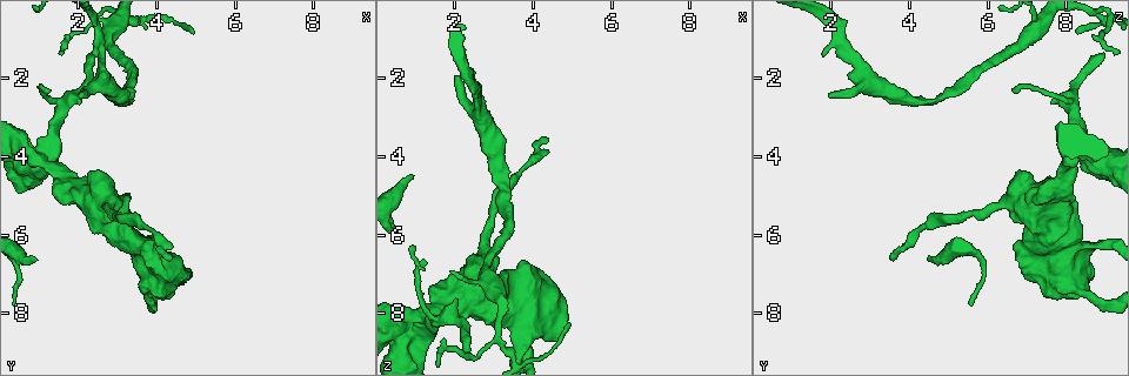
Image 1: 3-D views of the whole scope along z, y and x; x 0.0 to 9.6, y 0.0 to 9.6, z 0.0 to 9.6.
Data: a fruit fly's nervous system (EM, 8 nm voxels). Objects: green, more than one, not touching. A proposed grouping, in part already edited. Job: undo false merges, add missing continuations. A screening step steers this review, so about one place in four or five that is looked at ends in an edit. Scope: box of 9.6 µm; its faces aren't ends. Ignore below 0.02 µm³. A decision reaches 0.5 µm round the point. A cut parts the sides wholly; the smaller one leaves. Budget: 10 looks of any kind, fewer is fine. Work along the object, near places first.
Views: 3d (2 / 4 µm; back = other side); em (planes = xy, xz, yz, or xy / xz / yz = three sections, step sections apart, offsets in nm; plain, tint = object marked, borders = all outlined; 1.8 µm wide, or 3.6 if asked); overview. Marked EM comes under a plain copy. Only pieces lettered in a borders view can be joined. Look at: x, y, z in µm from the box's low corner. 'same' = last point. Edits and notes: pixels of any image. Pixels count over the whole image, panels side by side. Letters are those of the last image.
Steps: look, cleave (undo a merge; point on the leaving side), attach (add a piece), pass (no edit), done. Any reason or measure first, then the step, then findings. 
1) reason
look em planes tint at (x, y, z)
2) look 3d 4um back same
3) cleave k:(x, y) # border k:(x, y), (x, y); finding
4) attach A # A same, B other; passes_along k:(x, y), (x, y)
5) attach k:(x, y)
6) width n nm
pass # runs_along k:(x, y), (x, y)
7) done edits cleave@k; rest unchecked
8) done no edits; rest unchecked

an open end
look em planes borders at (0.90, 6.70, 4.45)

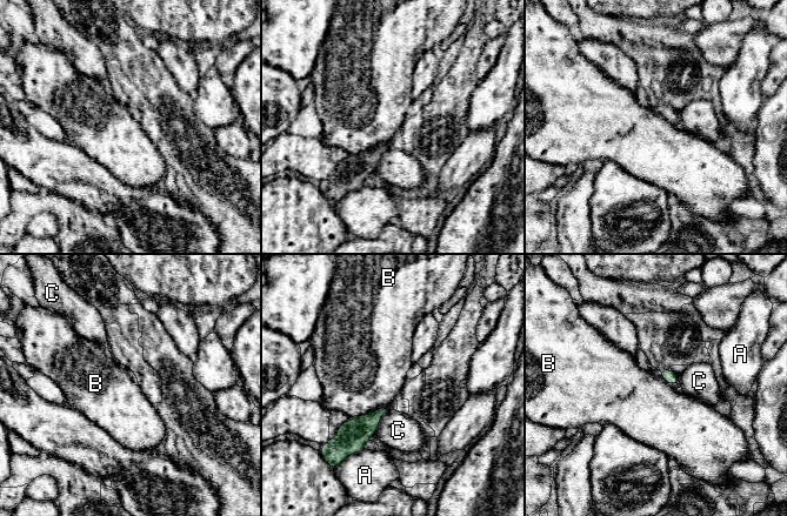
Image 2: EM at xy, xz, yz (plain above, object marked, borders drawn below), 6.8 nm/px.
pass # A other, B other, C other; no lettered piece goes on from it

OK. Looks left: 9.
branch stops here
look 3d 2um at (2.00, 2.50, 1.95)

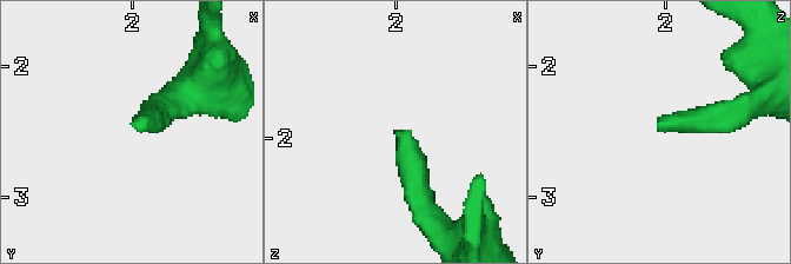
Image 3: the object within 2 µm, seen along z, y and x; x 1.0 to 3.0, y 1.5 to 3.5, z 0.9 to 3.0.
look em yz step 4 tint at (2.04, 2.46, 1.94)

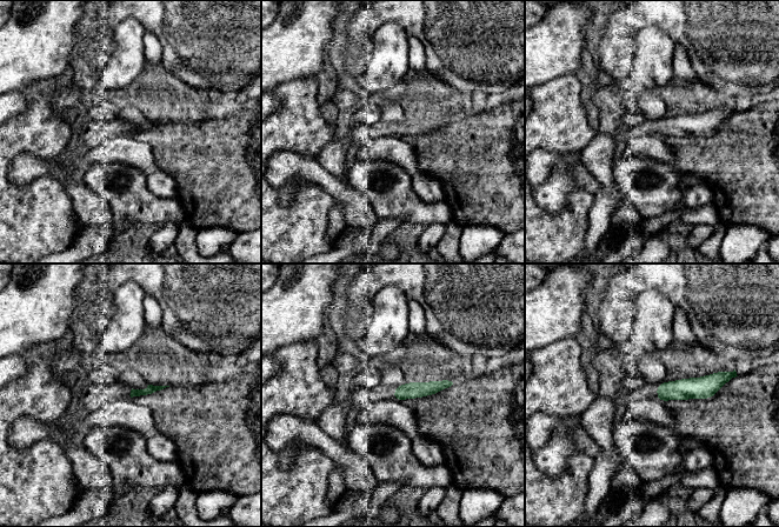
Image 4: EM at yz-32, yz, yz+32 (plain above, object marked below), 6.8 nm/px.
look em planes borders same

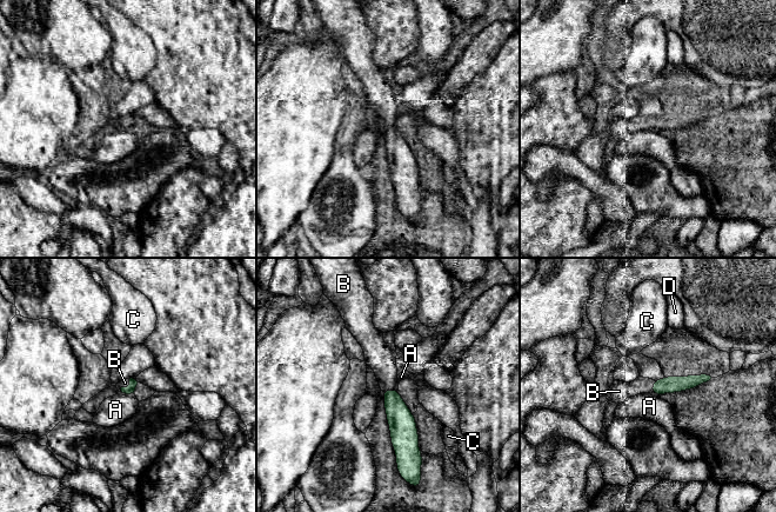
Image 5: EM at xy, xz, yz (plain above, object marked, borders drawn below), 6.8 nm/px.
attach B # A other, B same, C other, D other; the cell continues

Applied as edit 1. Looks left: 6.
tapers out
look 3d 4um at (4.40, 6.65, 3.45)

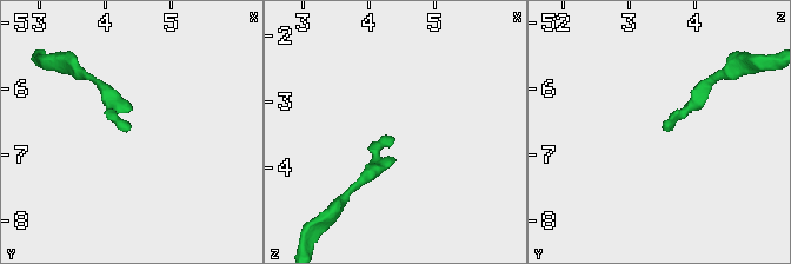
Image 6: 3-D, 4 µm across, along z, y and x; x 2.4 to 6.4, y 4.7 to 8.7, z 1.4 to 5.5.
look em xz step 16 tint at (4.35, 6.60, 3.55)

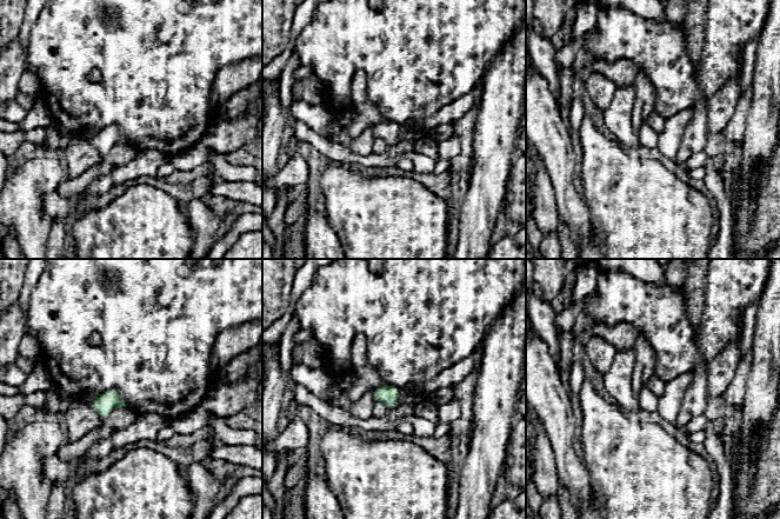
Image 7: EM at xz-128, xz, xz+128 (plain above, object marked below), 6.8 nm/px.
look em yz step 4 borders same

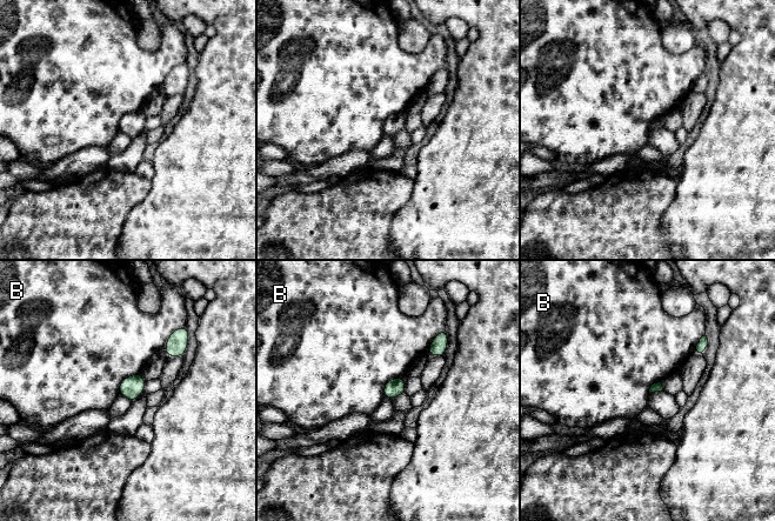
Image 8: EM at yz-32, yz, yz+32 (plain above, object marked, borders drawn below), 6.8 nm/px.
pass # B other; border 8:(140, 372), (127, 375), (118, 393); no lettered piece goes on from it

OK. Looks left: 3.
look overview

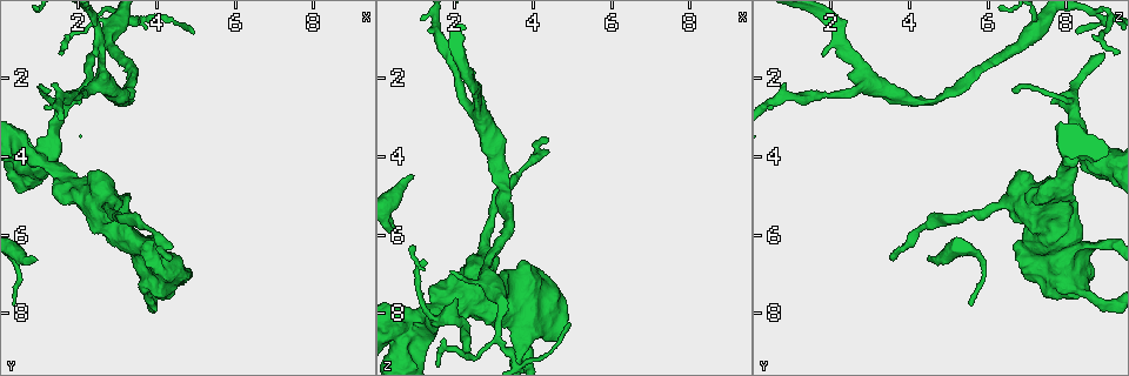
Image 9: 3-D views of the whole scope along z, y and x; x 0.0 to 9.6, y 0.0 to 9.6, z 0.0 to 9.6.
looks like a crossing
look 3d 4um at (1.05, 4.05, 8.40)

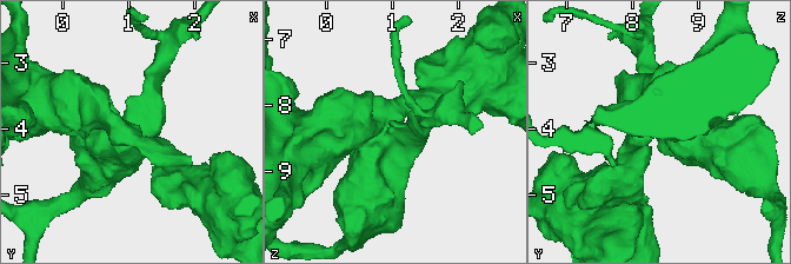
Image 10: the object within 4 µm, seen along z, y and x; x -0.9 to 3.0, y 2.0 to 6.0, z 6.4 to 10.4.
shape alone is not enough
look em planes borders at (1.05, 4.00, 8.40)

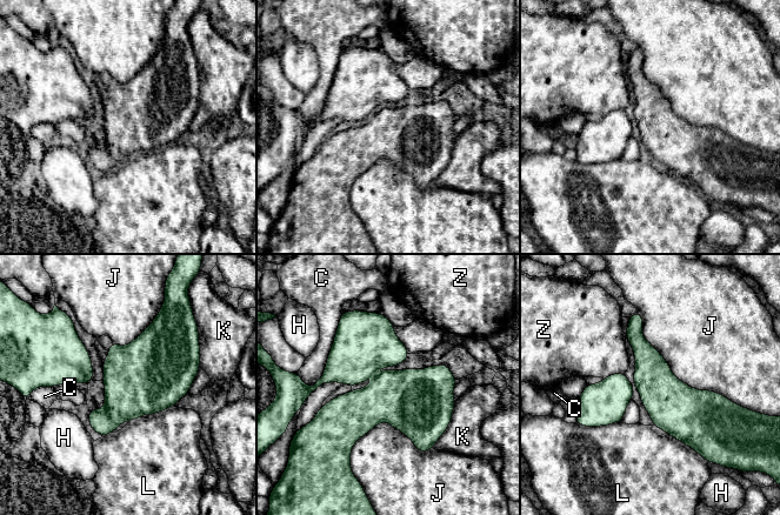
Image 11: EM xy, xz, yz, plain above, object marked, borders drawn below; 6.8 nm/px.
width 320 nm; longest_contact J 900 nm
pass # C other, H other, J other, K other, L other, Z other; one cell here

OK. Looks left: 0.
done edits attach@5; rest unchecked

